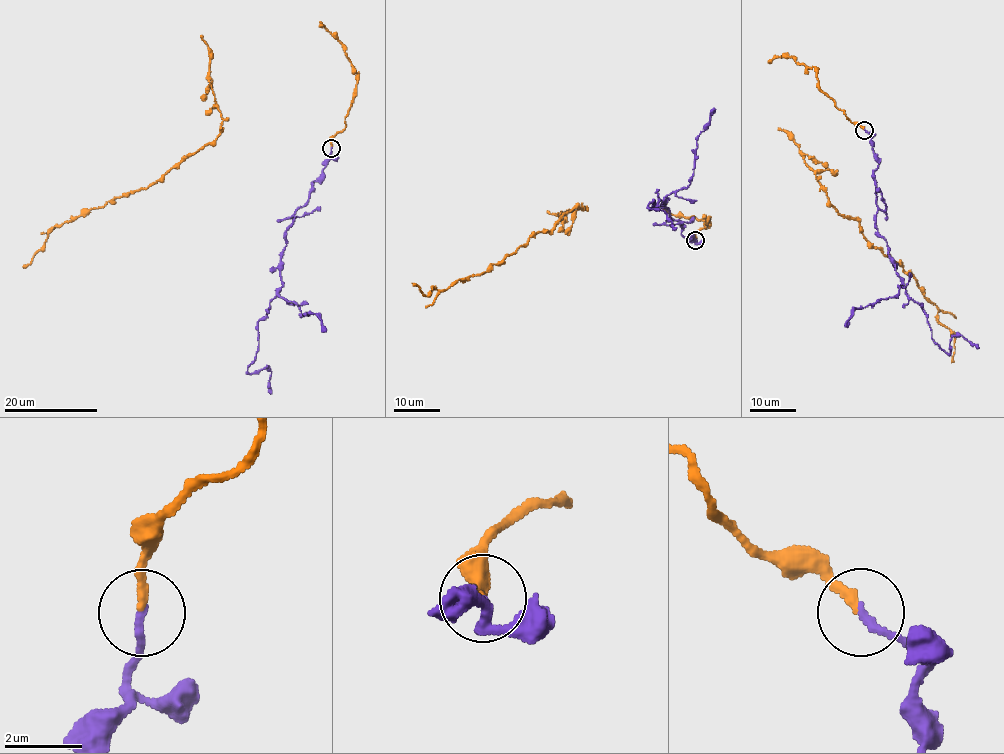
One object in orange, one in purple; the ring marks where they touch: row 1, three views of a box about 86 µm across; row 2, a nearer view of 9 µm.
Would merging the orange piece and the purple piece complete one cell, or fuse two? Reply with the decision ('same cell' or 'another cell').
same cell

